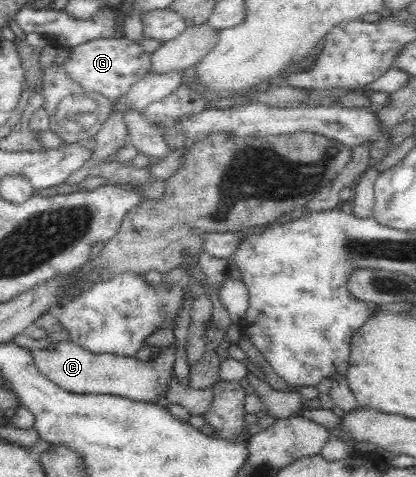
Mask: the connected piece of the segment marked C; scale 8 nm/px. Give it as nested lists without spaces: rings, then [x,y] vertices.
[[[53,341],[46,348],[32,351],[32,356],[39,373],[55,383],[57,388],[69,393],[111,394],[135,401],[154,403],[158,395],[165,397],[174,374],[175,352],[175,347],[162,348],[156,358],[144,362],[136,356],[95,354],[71,341]]]

